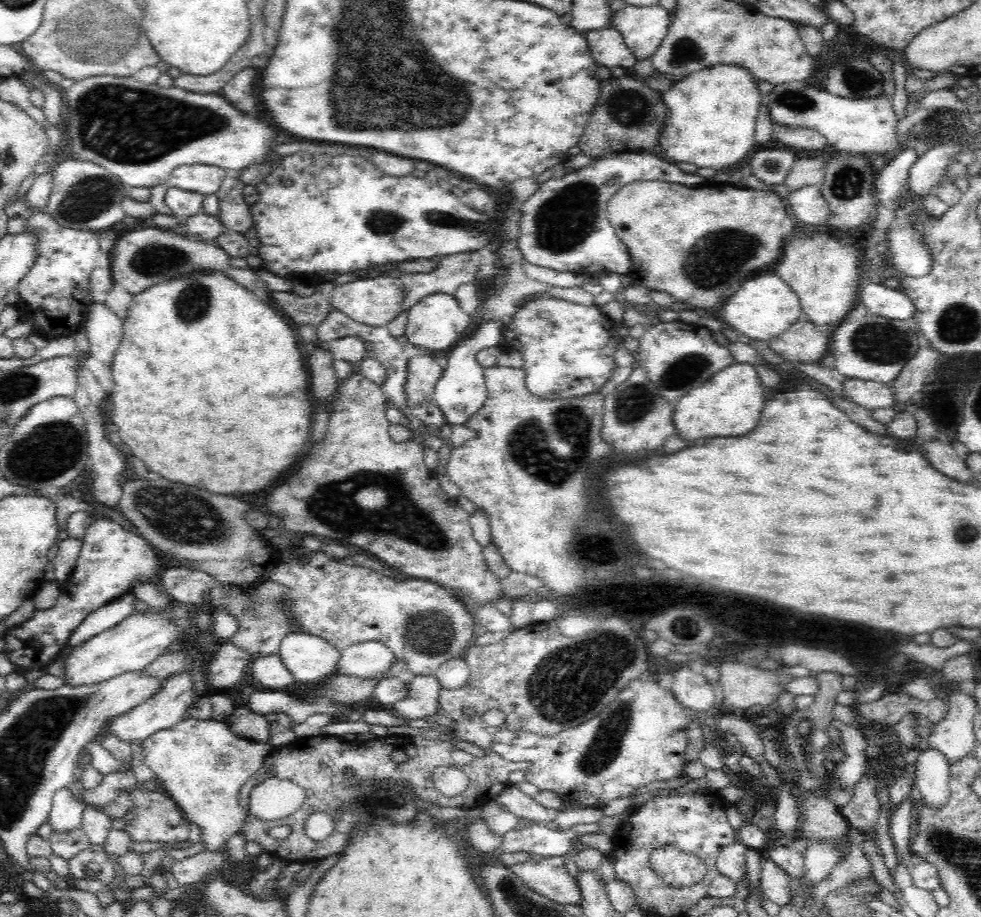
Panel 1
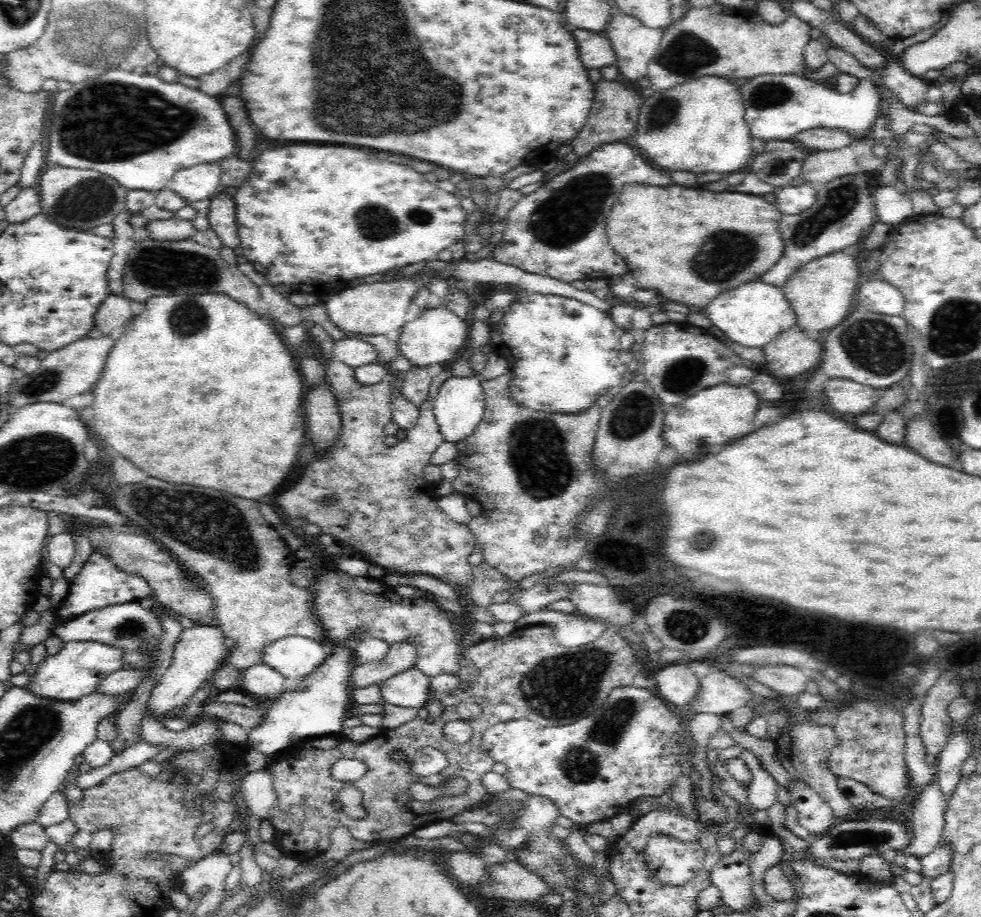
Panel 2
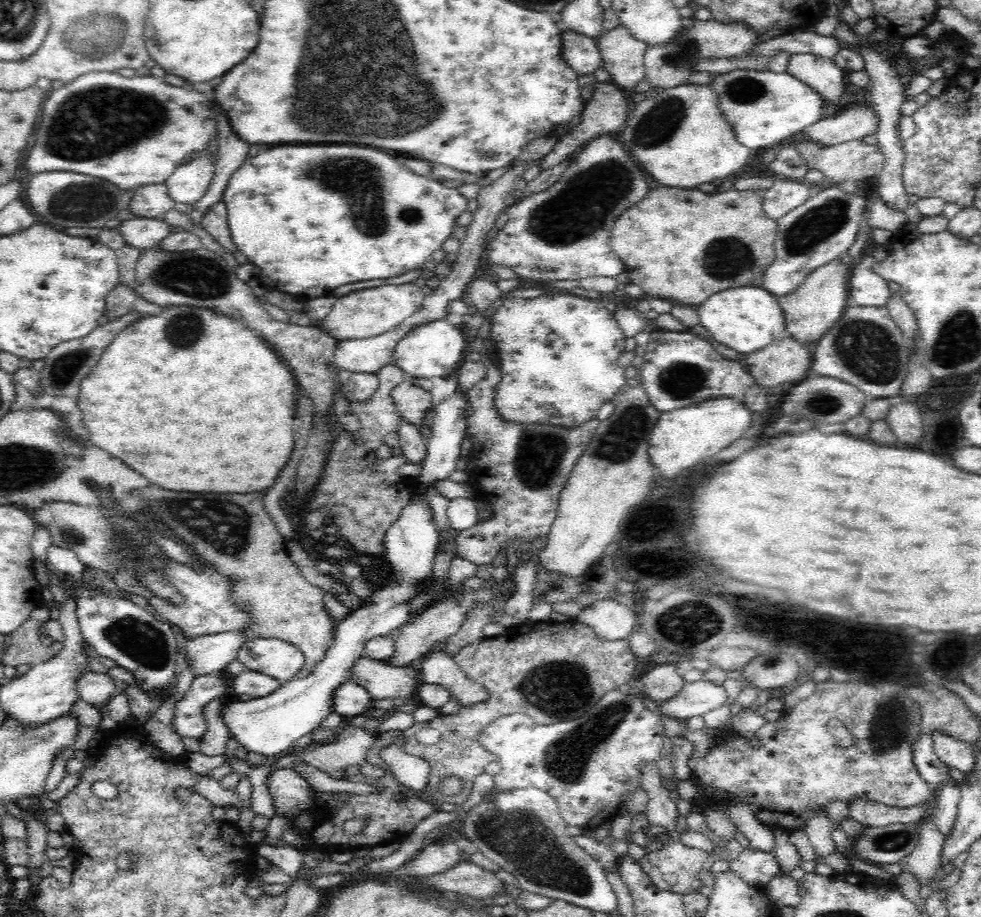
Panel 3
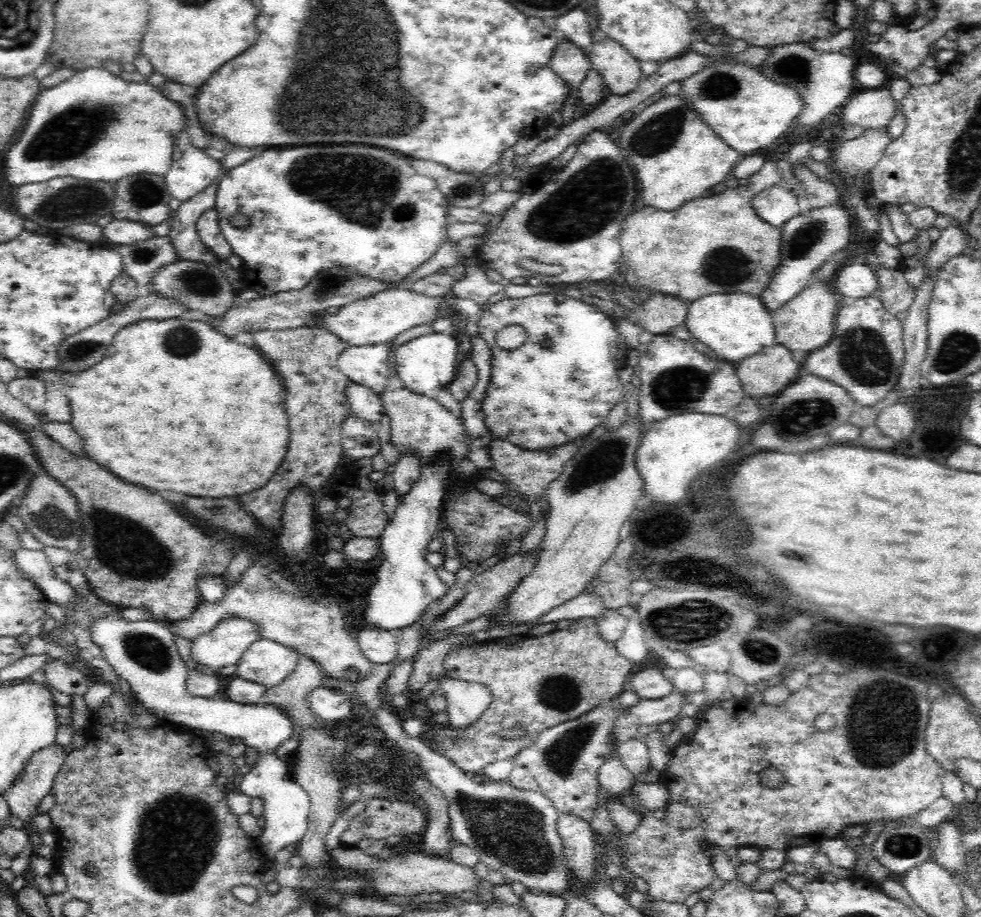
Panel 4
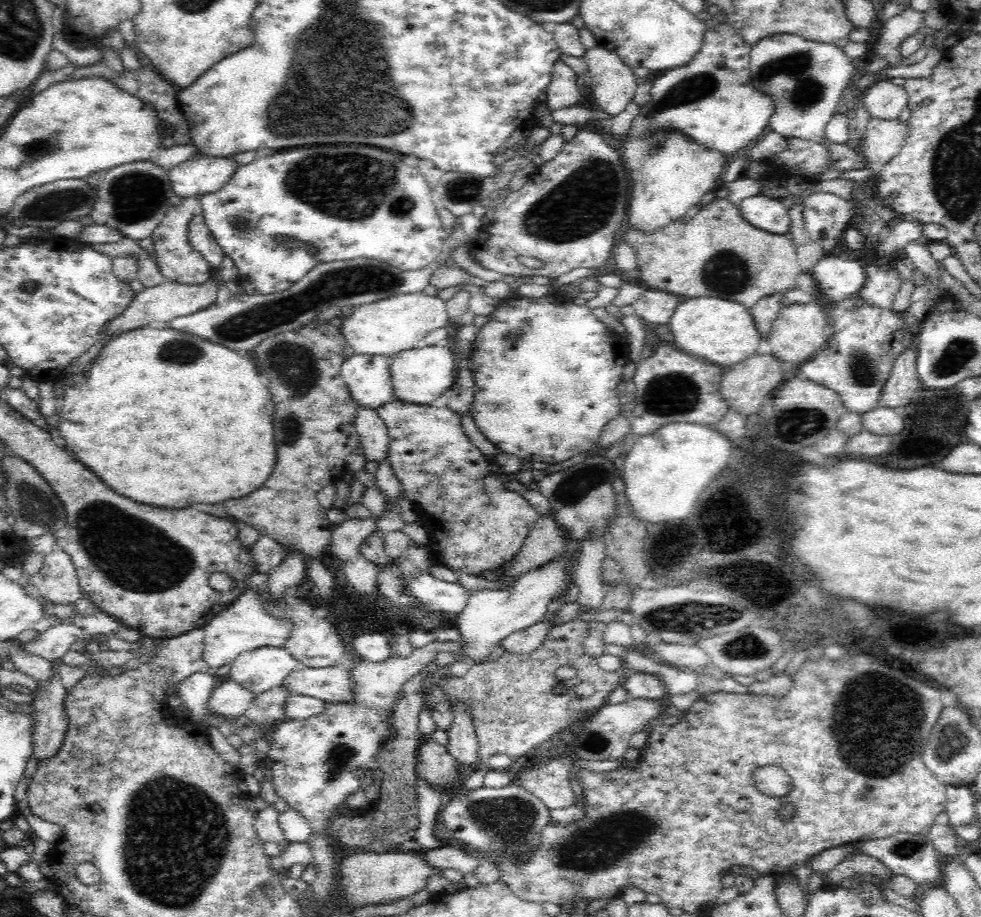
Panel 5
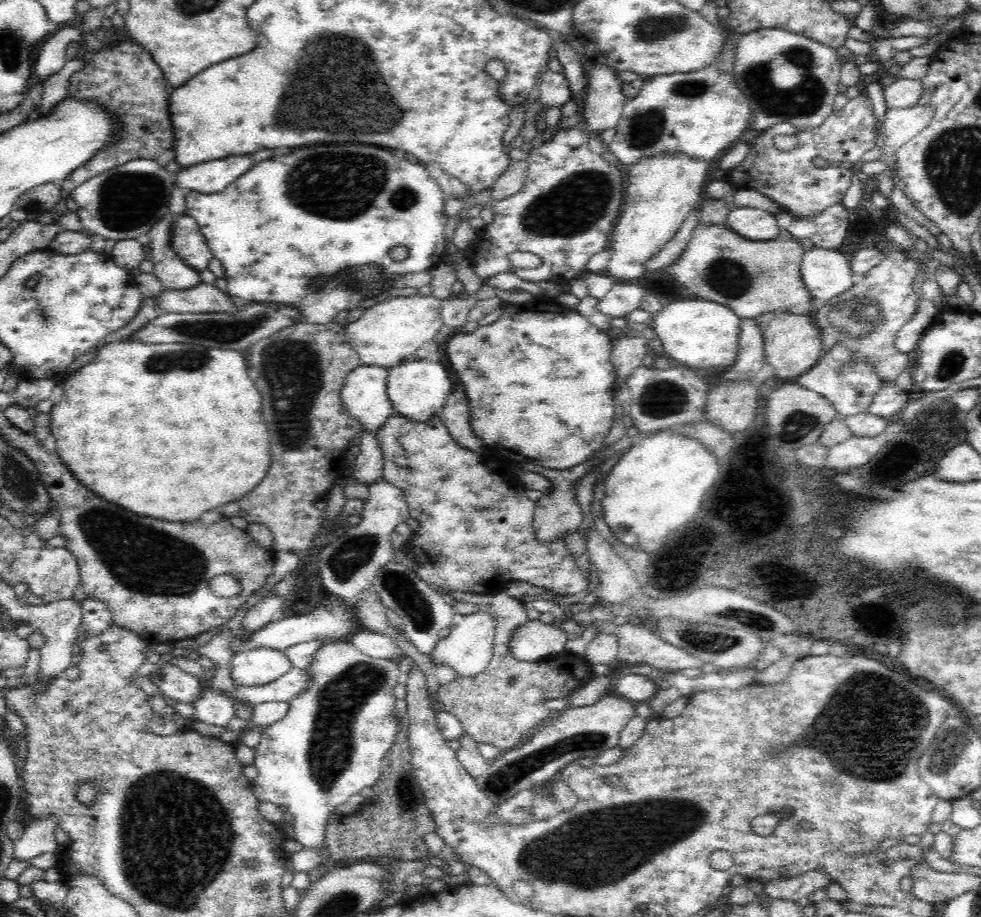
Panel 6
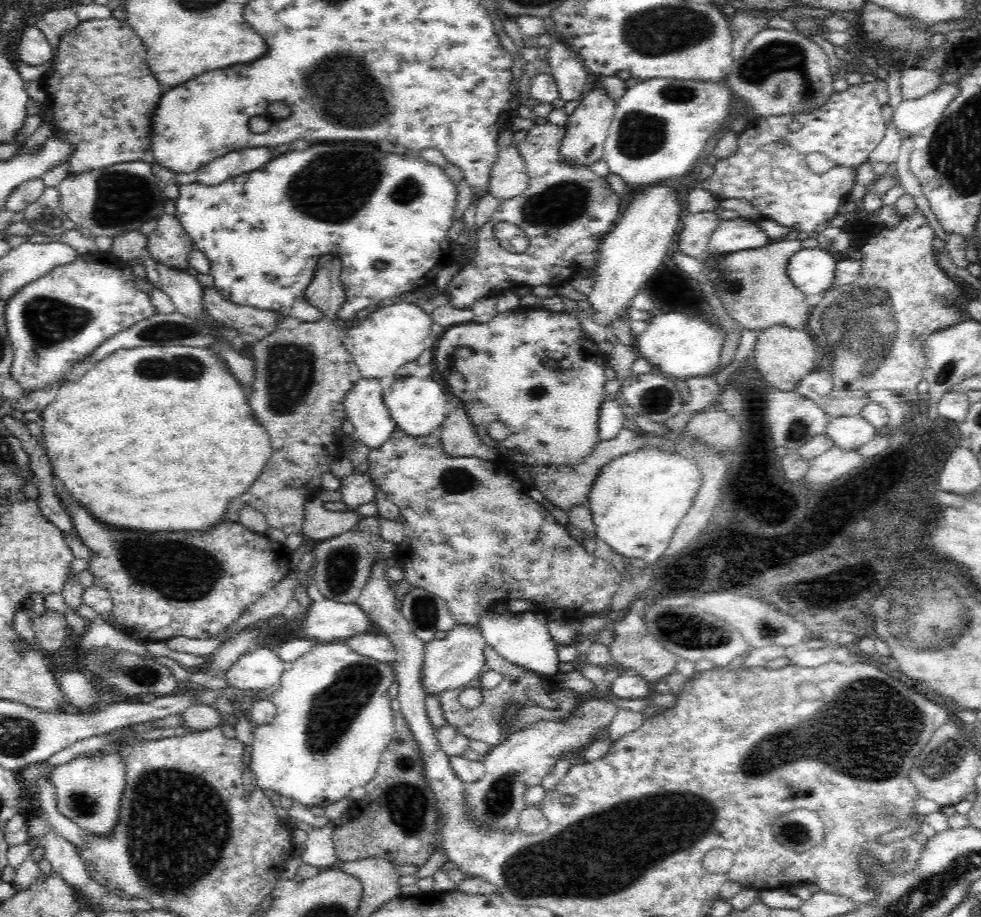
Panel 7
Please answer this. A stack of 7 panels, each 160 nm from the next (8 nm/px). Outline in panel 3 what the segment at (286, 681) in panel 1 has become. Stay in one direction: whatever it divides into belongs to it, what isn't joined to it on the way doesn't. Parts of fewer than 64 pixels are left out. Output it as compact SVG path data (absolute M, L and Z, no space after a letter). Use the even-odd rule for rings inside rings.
M245 669L233 680L233 692L241 701L264 698L280 688L278 679L262 672Z

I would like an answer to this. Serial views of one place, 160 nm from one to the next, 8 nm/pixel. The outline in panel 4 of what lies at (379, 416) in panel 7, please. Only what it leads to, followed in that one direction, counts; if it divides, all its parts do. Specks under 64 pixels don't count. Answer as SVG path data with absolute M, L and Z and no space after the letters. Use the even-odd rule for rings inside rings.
M392 341L377 345L352 346L338 357L339 369L352 381L382 394L390 382L393 366Z

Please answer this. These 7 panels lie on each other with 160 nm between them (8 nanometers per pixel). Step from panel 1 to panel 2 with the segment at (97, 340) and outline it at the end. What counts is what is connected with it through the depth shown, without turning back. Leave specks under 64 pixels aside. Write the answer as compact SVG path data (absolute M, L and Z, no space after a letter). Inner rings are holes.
M109 295L98 307L94 317L94 326L103 336L112 334L116 328L125 327L133 318L131 309L132 300L121 295Z

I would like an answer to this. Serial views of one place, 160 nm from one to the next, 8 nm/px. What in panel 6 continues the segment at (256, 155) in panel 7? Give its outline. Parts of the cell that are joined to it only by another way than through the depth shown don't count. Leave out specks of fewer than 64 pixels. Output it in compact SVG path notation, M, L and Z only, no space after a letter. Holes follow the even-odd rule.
M248 155L202 162L196 166L181 166L175 172L175 187L185 192L220 193L230 187L242 174L253 168L256 160Z

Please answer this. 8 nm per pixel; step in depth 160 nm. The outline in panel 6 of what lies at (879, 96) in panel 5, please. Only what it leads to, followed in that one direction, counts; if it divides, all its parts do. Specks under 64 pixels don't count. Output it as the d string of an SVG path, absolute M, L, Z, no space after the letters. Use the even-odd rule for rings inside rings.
M896 78L882 87L887 109L916 105L923 93L920 79Z

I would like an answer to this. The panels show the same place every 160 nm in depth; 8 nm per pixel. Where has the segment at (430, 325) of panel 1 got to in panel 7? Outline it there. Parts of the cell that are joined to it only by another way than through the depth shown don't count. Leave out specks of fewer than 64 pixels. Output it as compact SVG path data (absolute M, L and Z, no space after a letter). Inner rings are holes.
M431 375L396 377L392 385L383 391L382 396L397 428L408 436L425 437L438 433L439 426L451 408L446 388Z

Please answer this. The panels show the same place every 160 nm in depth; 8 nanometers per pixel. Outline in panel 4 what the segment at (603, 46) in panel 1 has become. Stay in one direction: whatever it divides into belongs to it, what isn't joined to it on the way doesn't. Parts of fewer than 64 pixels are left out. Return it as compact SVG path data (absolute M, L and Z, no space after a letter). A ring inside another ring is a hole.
M566 39L558 42L549 65L556 74L566 81L568 97L586 78L586 74L591 68L586 52Z

